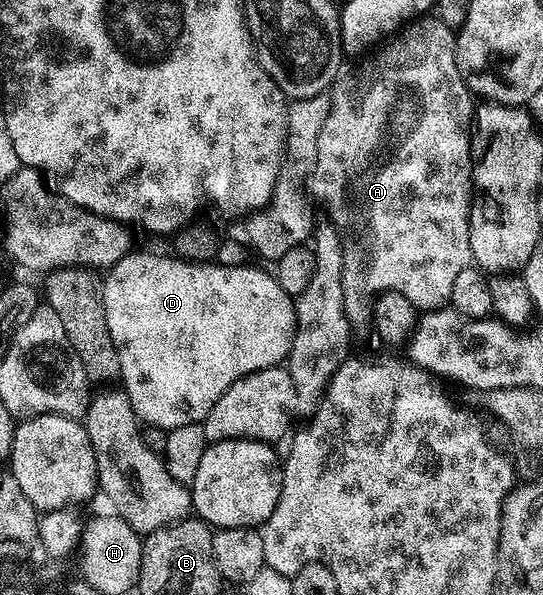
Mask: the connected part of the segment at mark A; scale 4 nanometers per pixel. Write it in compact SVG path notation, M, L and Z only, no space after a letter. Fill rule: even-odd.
M423 16L403 26L385 45L375 49L365 59L367 62L355 74L348 75L346 79L343 77L333 87L328 120L324 120L324 128L320 128L318 155L314 172L308 179L308 190L313 197L315 194L330 208L331 218L329 219L338 230L338 235L342 238L343 243L350 248L362 246L362 262L354 256L347 257L346 260L347 271L354 272L362 266L362 286L358 282L349 283L348 294L351 299L360 297L362 290L364 293L370 294L369 296L375 295L377 292L395 290L407 298L419 311L437 310L449 303L452 296L452 283L455 282L456 275L464 272L464 268L468 268L472 264L470 256L470 204L472 201L470 140L472 115L476 106L475 103L470 103L472 101L470 89L460 76L460 68L456 68L455 37L455 31L450 30L448 24L441 22L437 16Z

